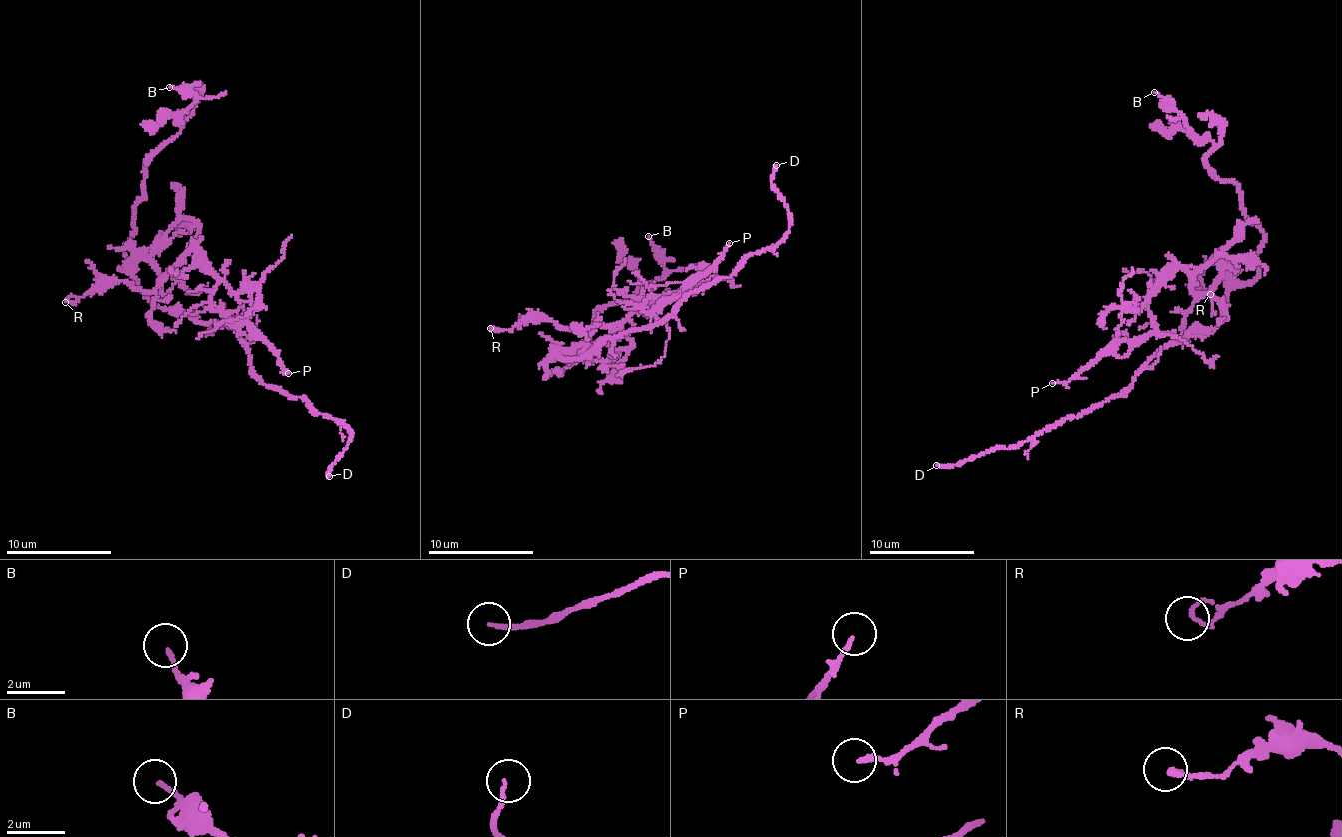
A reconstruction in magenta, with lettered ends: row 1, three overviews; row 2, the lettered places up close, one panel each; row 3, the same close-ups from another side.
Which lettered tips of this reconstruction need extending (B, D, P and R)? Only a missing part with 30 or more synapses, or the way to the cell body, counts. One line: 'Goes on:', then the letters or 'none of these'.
Goes on: D

